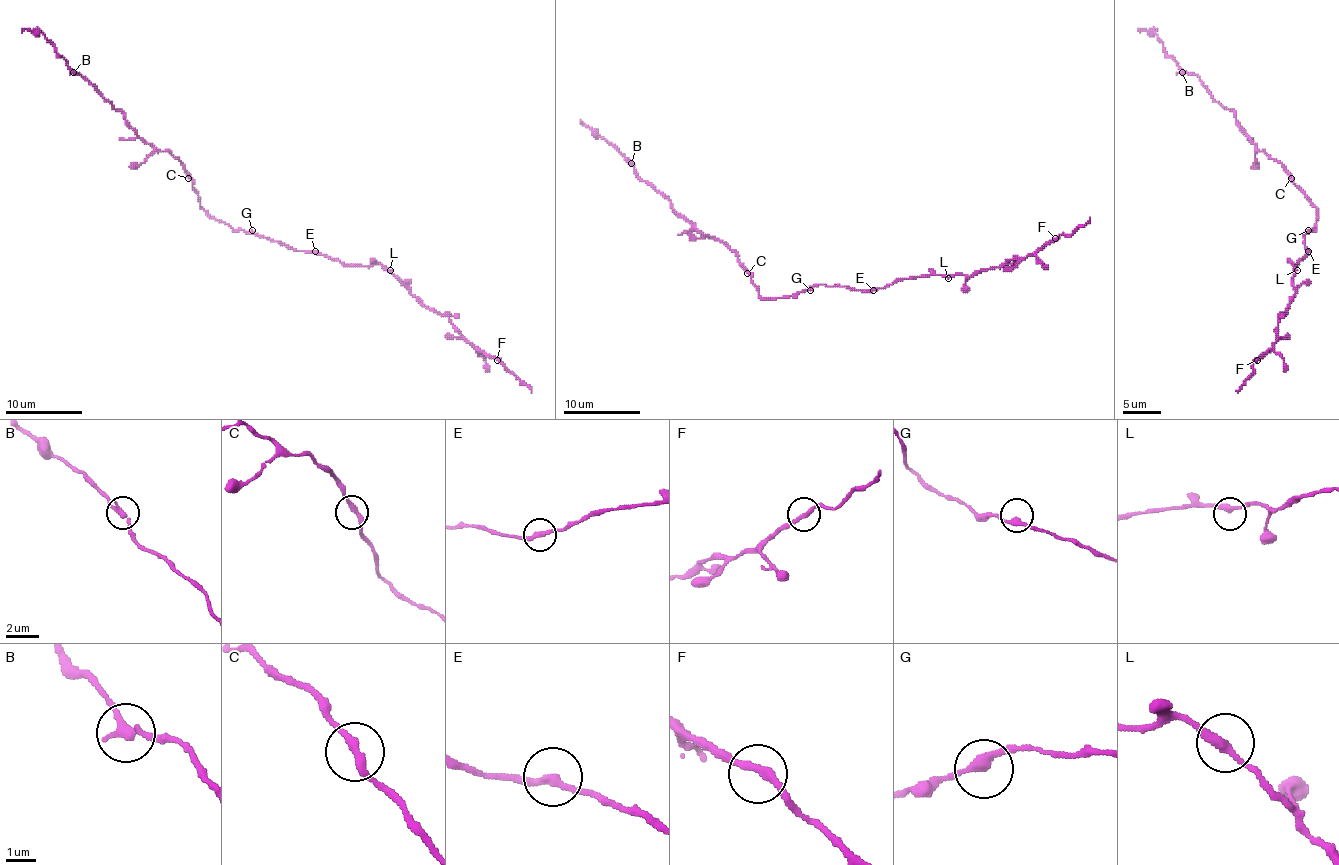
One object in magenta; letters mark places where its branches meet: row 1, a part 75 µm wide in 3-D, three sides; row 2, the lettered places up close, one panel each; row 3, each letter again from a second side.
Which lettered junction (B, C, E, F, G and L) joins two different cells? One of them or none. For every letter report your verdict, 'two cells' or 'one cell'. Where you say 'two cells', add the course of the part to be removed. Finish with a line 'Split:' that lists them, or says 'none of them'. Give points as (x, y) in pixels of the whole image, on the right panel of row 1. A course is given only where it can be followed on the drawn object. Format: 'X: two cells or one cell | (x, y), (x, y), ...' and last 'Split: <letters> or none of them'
B: one cell
C: one cell
E: one cell
F: one cell
G: one cell
L: one cell
Split: none of them

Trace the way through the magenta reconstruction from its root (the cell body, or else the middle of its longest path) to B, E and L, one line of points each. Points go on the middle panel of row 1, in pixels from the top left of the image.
B: (799, 292), (781, 298), (762, 298), (737, 255), (682, 217), (663, 194), (638, 175), (632, 164)
E: (799, 292), (820, 284), (873, 290)
L: (799, 292), (820, 284), (875, 290), (904, 278), (931, 275), (944, 275), (948, 278)

